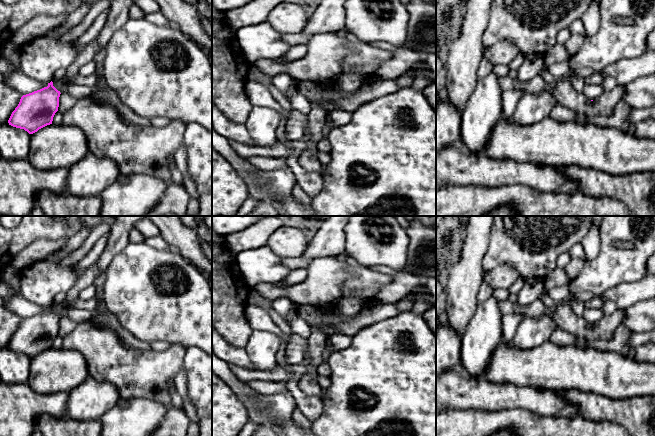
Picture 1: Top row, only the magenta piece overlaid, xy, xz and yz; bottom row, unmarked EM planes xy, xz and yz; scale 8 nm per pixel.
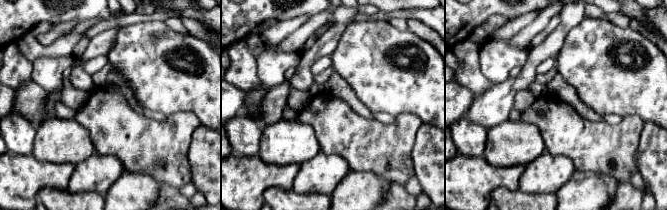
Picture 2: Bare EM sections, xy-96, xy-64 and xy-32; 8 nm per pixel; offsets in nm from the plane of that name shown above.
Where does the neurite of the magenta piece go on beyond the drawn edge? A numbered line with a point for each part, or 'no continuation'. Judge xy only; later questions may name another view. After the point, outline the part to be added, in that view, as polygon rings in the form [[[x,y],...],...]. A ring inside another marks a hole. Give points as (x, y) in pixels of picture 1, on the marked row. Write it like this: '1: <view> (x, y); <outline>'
1: xy (118, 15); [[[113,0],[109,6],[109,14],[105,26],[91,42],[84,45],[84,47],[77,51],[75,61],[66,69],[66,74],[59,80],[52,80],[53,86],[60,91],[63,87],[67,87],[71,84],[72,79],[79,74],[79,69],[86,63],[92,61],[94,56],[107,45],[111,39],[113,33],[123,27],[123,25],[130,19],[129,10],[135,0]]]

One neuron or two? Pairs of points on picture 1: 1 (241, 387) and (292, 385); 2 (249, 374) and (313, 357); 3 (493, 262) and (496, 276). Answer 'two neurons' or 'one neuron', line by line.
1: two neurons
2: one neuron
3: two neurons

